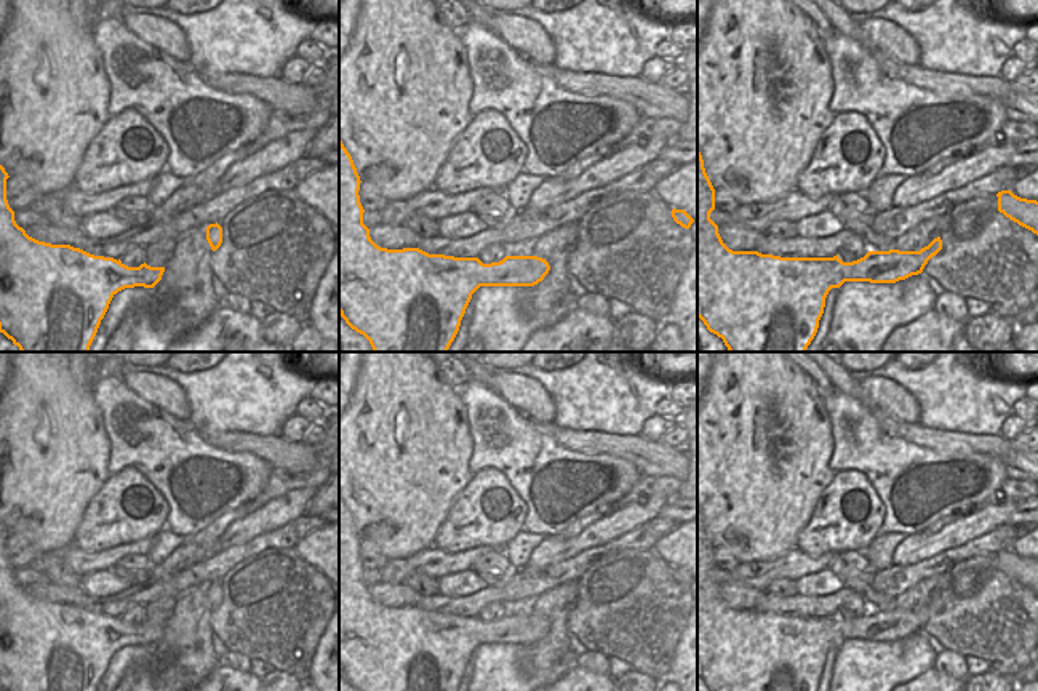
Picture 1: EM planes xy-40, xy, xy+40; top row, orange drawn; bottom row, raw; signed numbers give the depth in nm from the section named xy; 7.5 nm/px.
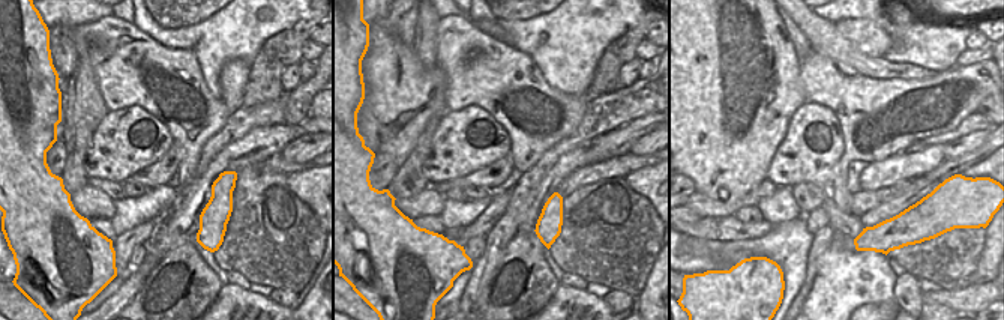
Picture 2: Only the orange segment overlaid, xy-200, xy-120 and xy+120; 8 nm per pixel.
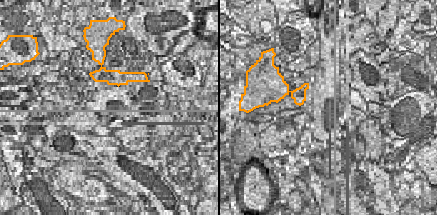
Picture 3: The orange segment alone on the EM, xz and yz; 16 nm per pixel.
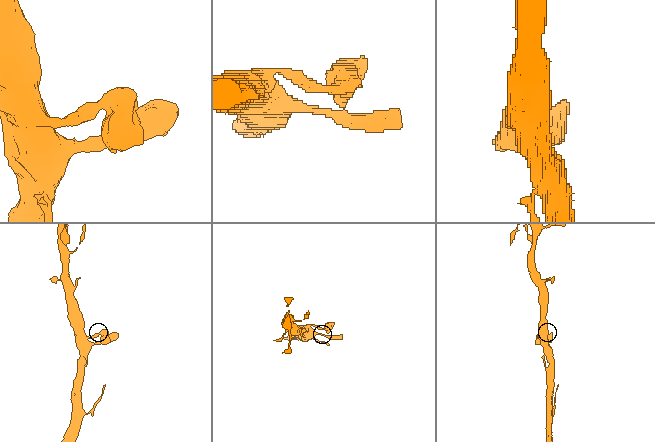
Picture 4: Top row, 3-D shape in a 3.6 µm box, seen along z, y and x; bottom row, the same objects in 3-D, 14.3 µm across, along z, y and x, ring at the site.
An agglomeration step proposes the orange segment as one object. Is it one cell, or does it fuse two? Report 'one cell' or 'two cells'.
one cell

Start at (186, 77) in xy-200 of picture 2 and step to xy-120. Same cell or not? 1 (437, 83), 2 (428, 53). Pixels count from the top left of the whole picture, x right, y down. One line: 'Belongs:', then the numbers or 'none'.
Belongs: none

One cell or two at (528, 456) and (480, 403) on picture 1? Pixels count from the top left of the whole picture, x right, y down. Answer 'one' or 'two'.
one

